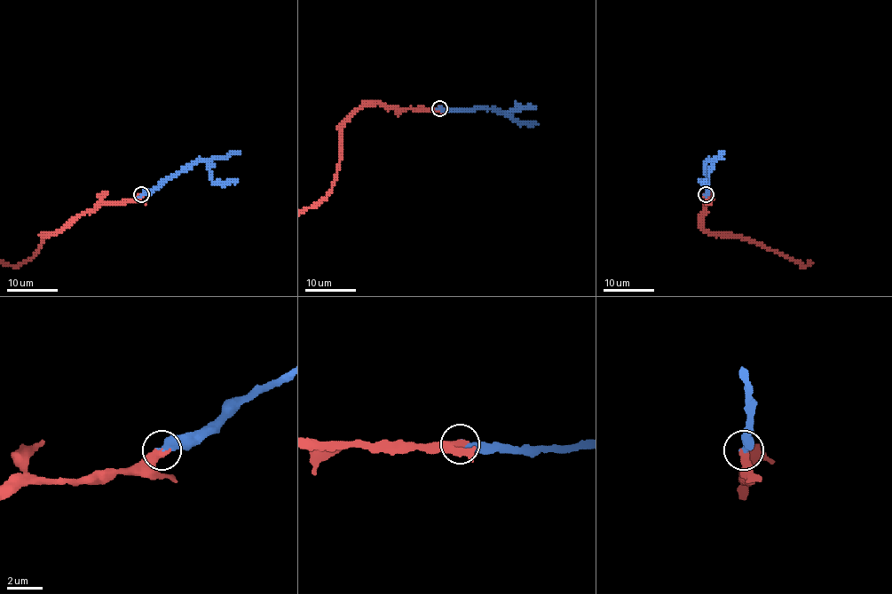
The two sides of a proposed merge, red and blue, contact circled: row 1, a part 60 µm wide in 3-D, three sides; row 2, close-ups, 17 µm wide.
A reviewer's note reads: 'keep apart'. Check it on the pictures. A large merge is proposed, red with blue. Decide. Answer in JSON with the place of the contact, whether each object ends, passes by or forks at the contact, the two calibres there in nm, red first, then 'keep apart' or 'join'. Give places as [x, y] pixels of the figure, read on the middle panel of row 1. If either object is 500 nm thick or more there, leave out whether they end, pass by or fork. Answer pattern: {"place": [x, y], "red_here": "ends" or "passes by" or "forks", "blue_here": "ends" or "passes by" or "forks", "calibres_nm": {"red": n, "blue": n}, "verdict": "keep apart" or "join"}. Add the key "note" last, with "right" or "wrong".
{"place": [439, 108], "red_here": "ends", "blue_here": "ends", "calibres_nm": {"red": 480, "blue": 480}, "verdict": "join", "note": "wrong"}

